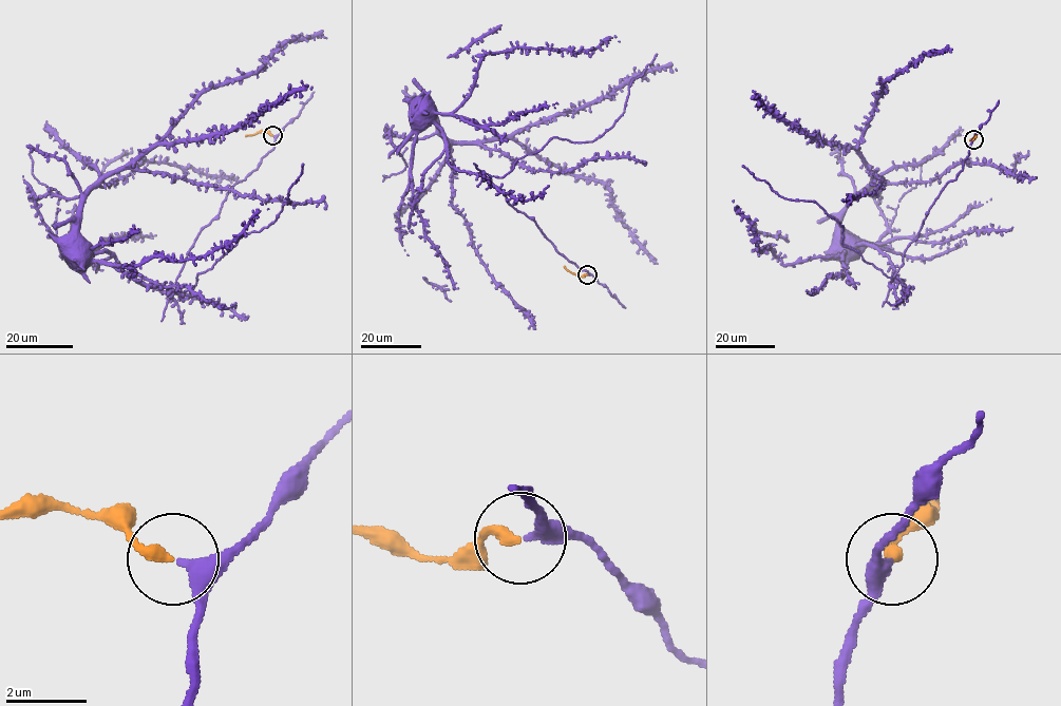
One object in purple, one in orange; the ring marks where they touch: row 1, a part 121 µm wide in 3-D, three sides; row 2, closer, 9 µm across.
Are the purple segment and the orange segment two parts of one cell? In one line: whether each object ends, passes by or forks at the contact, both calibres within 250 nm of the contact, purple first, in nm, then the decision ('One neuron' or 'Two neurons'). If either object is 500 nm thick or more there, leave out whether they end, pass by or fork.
At the ring purple passes by. At the ring orange ends. Thickness 280 nm (purple) against 280 nm. One neuron

